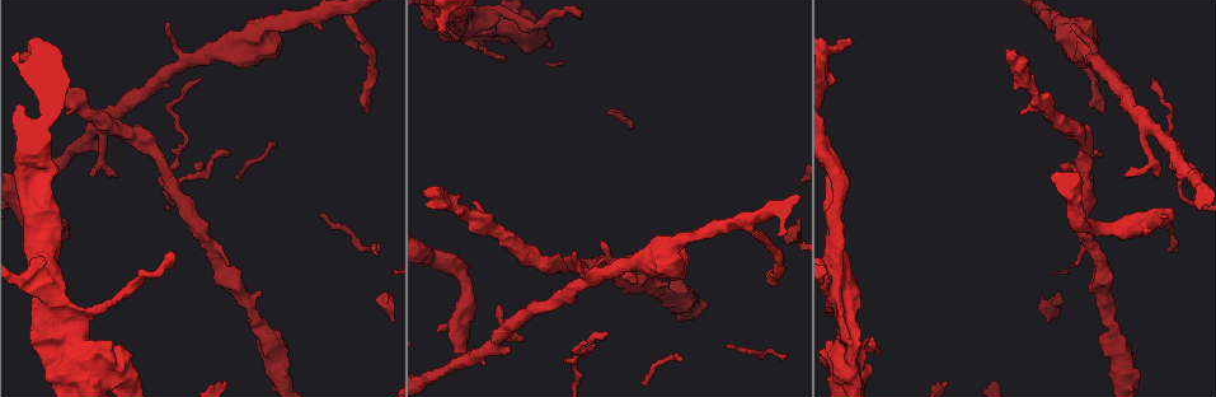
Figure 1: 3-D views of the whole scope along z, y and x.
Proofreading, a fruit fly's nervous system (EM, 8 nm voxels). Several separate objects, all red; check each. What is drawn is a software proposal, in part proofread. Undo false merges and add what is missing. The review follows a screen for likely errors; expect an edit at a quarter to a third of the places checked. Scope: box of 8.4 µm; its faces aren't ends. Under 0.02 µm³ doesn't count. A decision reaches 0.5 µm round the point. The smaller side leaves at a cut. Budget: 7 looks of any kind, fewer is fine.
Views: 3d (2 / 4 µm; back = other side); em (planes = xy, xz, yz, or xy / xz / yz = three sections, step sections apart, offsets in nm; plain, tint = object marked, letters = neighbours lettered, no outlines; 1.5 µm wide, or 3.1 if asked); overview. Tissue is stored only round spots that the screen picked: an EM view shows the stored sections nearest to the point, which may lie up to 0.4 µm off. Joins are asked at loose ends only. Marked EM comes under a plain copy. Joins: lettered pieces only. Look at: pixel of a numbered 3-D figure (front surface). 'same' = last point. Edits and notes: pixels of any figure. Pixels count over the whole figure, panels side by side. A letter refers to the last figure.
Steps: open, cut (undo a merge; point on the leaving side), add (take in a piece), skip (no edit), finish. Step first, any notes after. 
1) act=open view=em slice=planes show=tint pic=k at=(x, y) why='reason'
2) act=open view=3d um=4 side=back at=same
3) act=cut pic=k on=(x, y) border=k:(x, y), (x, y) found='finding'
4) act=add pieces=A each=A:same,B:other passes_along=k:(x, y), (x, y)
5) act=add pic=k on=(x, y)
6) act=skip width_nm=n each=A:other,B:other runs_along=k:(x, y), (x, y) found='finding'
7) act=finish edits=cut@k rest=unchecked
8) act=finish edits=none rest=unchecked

act=open view=3d um=4 side=back pic=1 at=(1005, 51) why='long arm stops here'

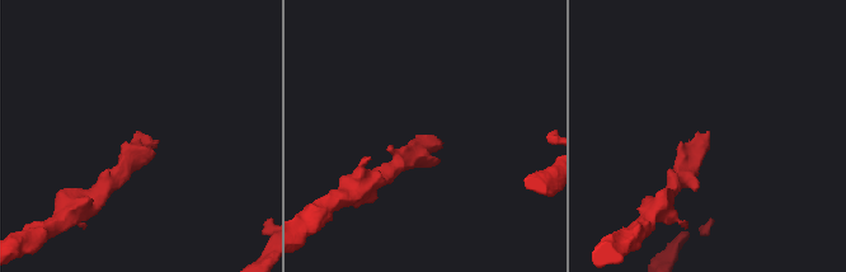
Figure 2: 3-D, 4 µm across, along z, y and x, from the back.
act=open view=em slice=planes show=letters pic=2 at=(138, 132) why='shape alone is not enough'

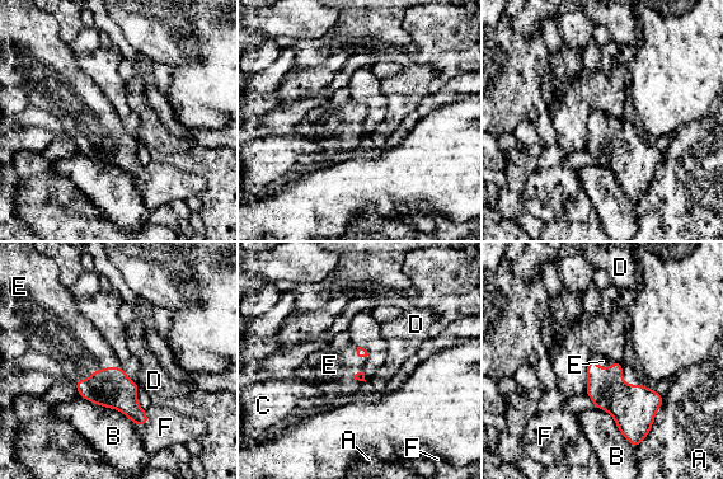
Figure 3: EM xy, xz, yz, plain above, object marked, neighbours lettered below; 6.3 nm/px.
act=add pieces=E longest_contact=B:400nm each=A:other,B:other,C:other,D:other,E:same,F:other passes_along=3:(111, 388), (97, 370), (71, 339) found='the neuron continues'

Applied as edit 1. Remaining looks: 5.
act=open view=em slice=yz step=8 show=letters pic=1 at=(852, 42) why='thick end'

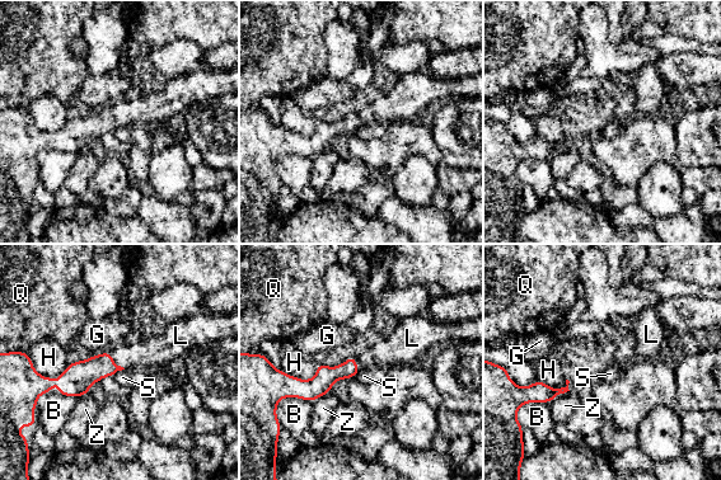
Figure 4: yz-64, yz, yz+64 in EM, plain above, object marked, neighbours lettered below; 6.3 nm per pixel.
act=add pieces=L each=B:other,G:other,H:other,L:same,Q:other,S:other,Z:other found='the neuron continues'

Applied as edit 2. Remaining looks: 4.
act=open view=3d um=2 pic=1 at=(27, 218) why='free end'

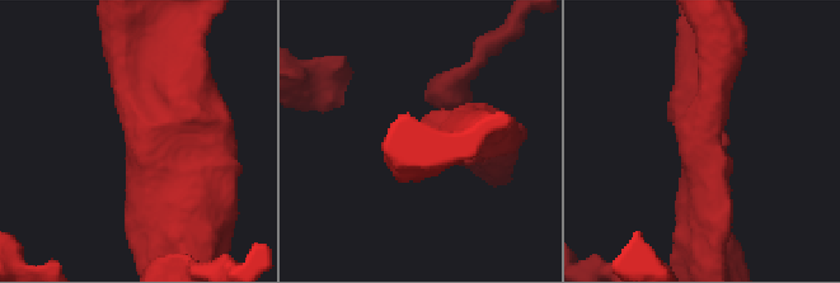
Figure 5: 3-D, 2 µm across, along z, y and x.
act=open view=em slice=yz step=8 show=tint pic=5 at=(717, 140)

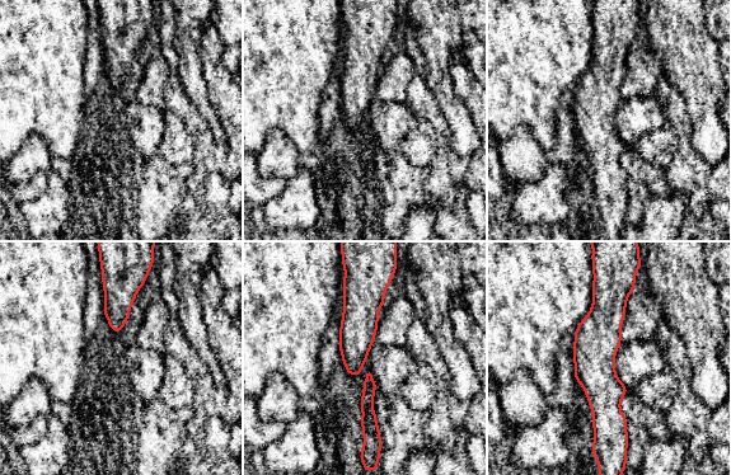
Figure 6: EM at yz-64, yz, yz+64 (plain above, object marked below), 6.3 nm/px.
act=open view=em slice=planes show=letters at=same

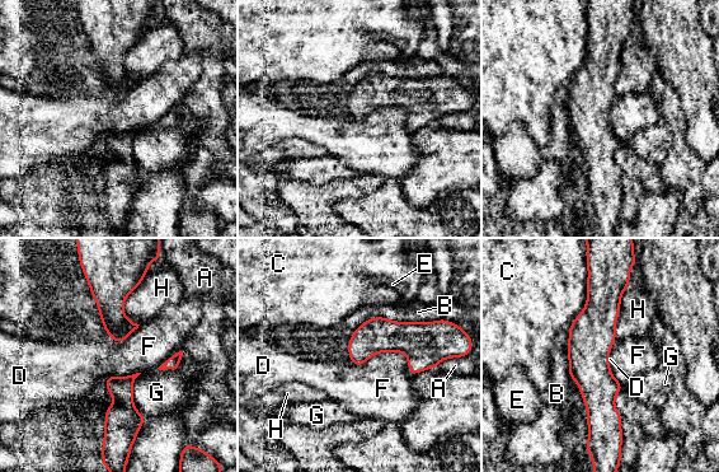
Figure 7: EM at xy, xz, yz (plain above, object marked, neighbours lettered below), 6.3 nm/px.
act=skip each=A:other,B:other,C:other,D:other,E:other,F:other,G:other,H:other border=7:(113, 374), (103, 382) found='none of them fits'

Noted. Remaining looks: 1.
act=finish edits=add@3,add@4 rest=unchecked

